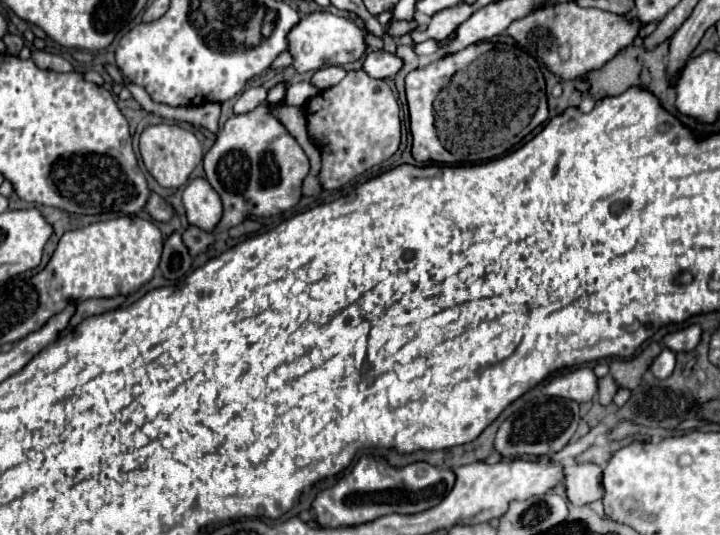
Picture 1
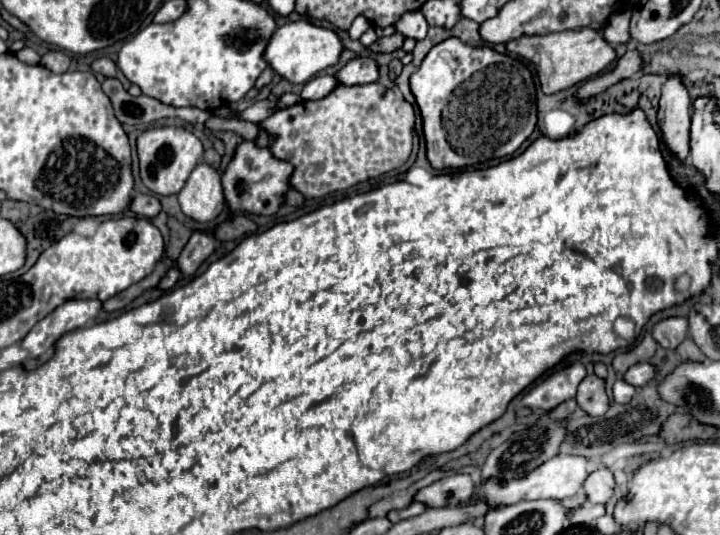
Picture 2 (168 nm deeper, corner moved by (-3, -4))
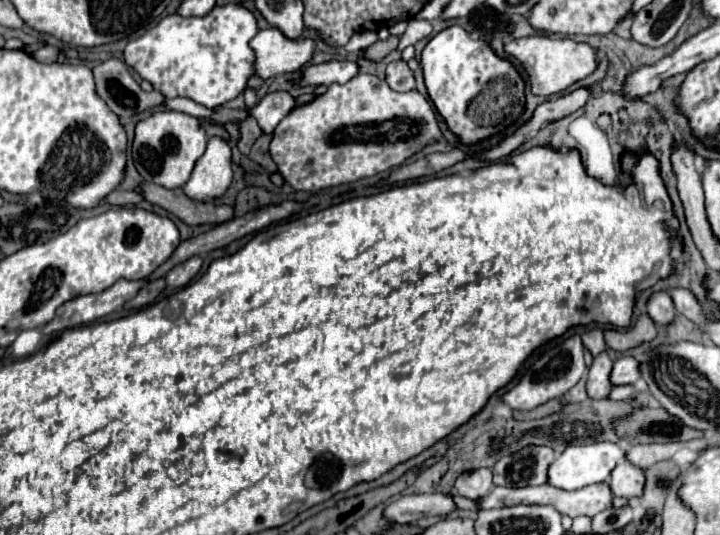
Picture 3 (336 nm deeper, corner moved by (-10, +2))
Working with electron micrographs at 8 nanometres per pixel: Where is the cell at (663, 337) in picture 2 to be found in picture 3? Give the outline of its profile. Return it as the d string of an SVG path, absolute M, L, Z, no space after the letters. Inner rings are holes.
M656 291L648 297L648 303L646 303L646 311L648 315L652 317L652 321L656 325L668 325L674 321L674 315L676 315L676 309L670 301L670 295L666 291Z

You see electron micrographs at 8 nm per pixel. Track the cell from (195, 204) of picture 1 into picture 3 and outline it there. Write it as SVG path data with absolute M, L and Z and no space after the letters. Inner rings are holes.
M210 137L204 155L184 185L184 193L194 201L212 201L226 193L232 181L230 145L222 137Z

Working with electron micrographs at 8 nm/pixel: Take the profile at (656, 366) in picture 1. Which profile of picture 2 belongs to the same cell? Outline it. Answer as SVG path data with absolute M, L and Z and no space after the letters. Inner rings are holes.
M637 363L635 367L631 367L627 373L625 373L625 381L635 385L635 387L643 387L647 385L651 379L655 377L655 367L651 363Z

